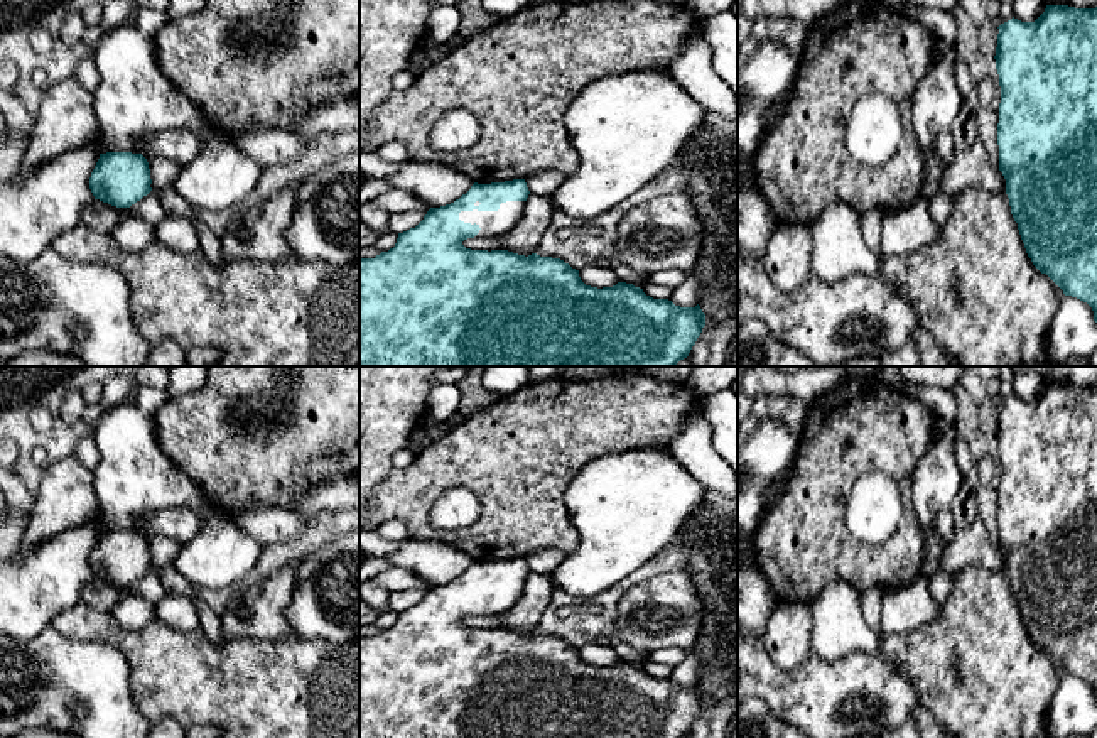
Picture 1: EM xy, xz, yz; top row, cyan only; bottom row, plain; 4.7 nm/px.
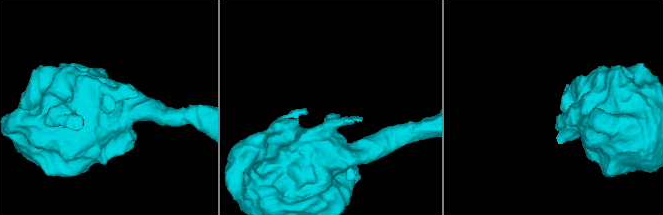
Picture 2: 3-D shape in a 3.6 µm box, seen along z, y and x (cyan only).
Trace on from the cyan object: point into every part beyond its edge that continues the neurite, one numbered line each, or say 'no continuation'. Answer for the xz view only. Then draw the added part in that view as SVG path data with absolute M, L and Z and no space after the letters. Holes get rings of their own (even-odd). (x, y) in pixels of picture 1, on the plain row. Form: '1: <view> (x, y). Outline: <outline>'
1: xz (493, 602). Outline: M506 579L498 589L461 589L459 598L481 606L474 616L501 615L521 598L523 586L525 579Z

